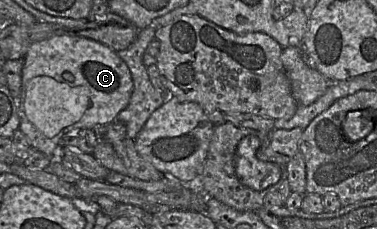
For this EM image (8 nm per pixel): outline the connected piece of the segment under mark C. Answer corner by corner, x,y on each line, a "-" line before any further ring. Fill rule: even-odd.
53,36
31,44
22,60
23,68
21,79
23,87
23,112
20,112
19,115
19,130
25,134
30,142
31,147
39,150
41,153
45,154
53,160
58,158
58,151
60,147
64,146
65,139
76,134
81,129
98,130
98,128
107,126
108,124
117,120
118,114
123,109
125,109
129,103
133,91
133,80
129,68
127,67
126,63
118,56
116,51
100,42
79,36

